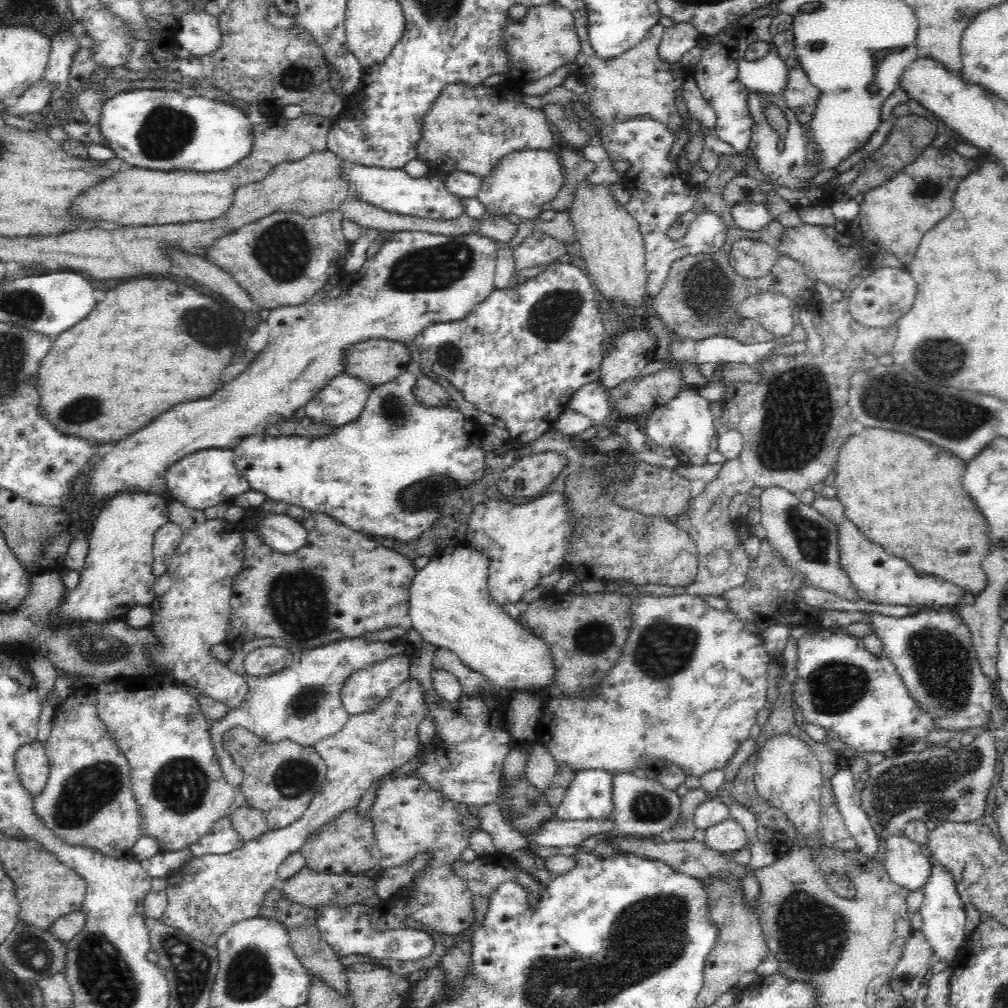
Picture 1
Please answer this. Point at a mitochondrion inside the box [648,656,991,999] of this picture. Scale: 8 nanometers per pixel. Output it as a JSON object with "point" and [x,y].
{"point":[919,785]}

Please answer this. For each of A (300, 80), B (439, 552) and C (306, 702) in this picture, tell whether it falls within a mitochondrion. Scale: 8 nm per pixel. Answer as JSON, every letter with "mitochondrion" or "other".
{"A":"mitochondrion","B":"other","C":"mitochondrion"}

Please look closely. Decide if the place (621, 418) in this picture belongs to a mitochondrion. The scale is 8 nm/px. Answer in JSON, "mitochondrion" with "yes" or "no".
{"mitochondrion":"no"}

